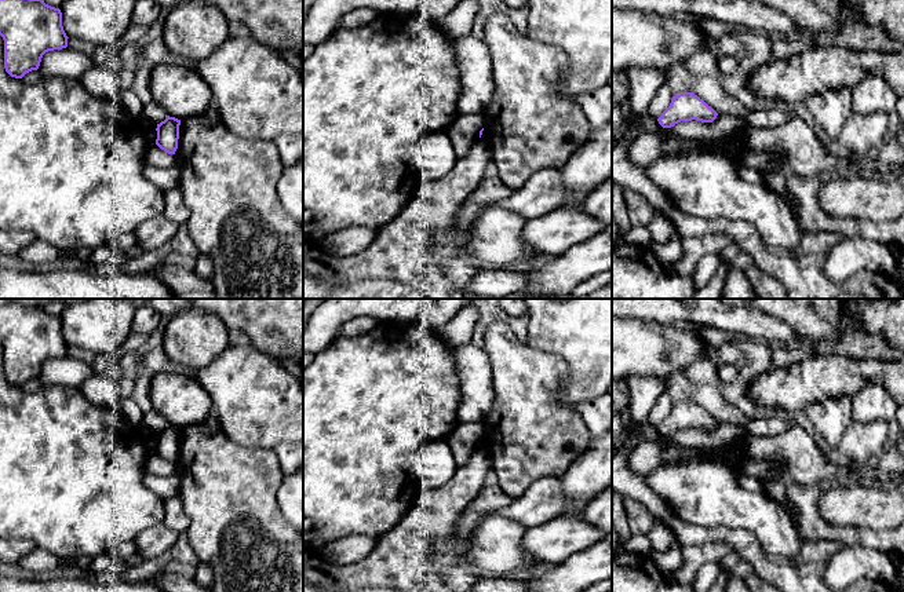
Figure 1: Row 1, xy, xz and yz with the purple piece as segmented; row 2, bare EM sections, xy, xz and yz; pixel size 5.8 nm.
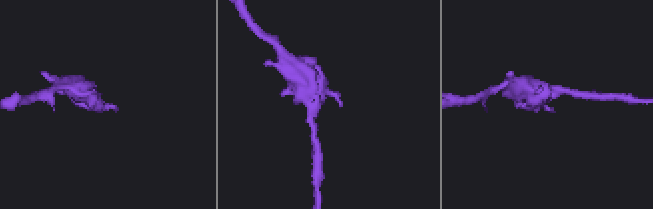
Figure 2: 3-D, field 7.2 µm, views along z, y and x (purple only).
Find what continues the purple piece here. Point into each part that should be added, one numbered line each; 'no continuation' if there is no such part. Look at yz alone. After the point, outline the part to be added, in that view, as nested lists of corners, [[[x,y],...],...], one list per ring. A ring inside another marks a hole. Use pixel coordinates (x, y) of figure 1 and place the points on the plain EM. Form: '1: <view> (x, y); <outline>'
no continuation

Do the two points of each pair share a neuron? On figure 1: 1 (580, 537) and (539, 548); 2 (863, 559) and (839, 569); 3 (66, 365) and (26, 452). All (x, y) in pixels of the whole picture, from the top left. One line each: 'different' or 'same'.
1: same
2: same
3: different

